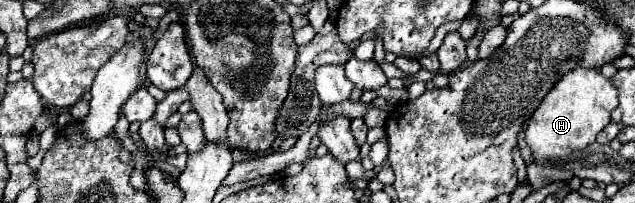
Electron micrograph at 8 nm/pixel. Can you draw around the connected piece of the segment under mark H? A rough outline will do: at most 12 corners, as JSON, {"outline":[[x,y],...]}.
{"outline":[[576,67],[526,129],[536,163],[596,141],[618,107],[598,69]]}

